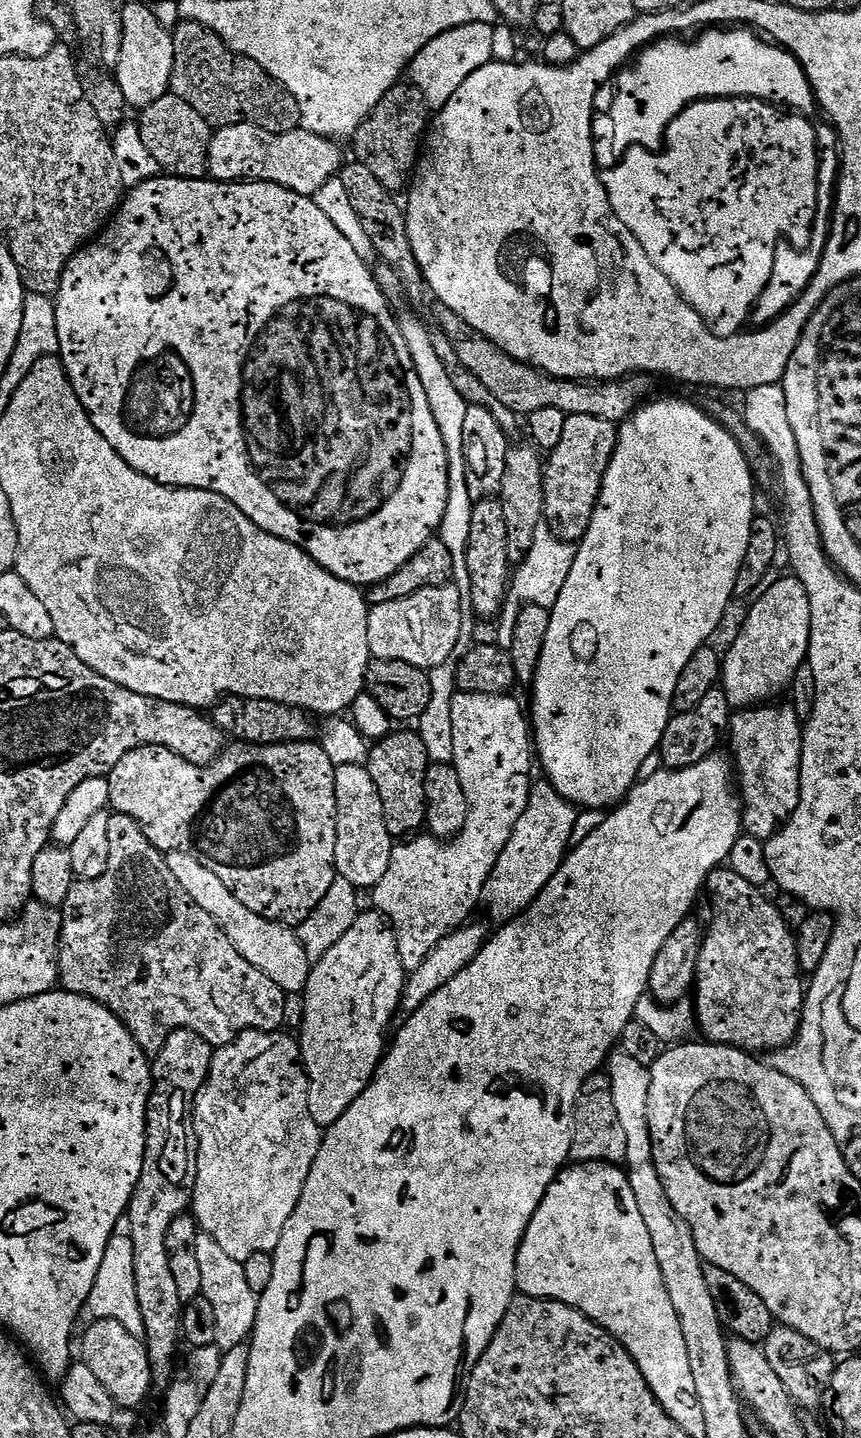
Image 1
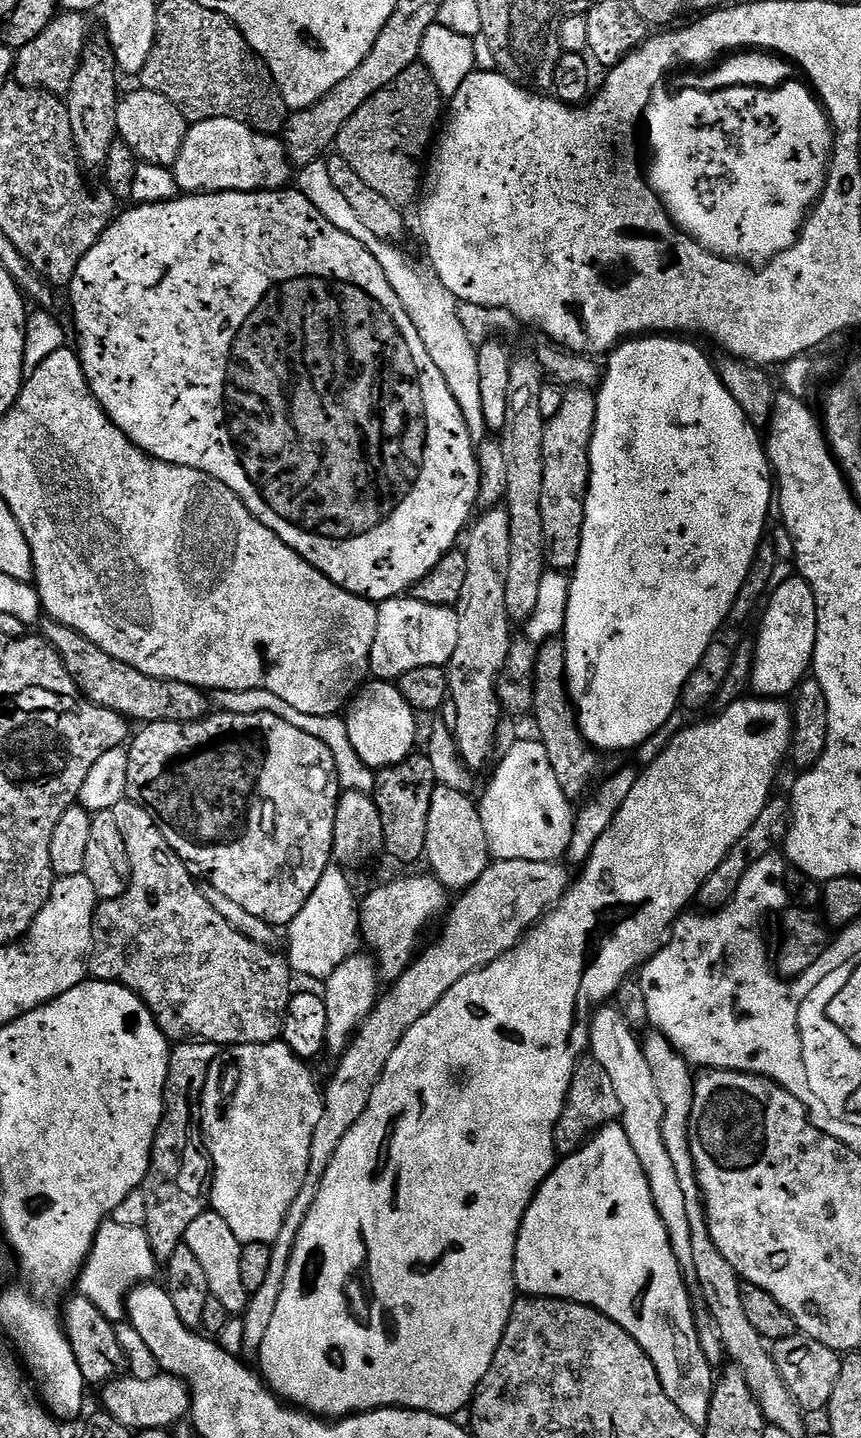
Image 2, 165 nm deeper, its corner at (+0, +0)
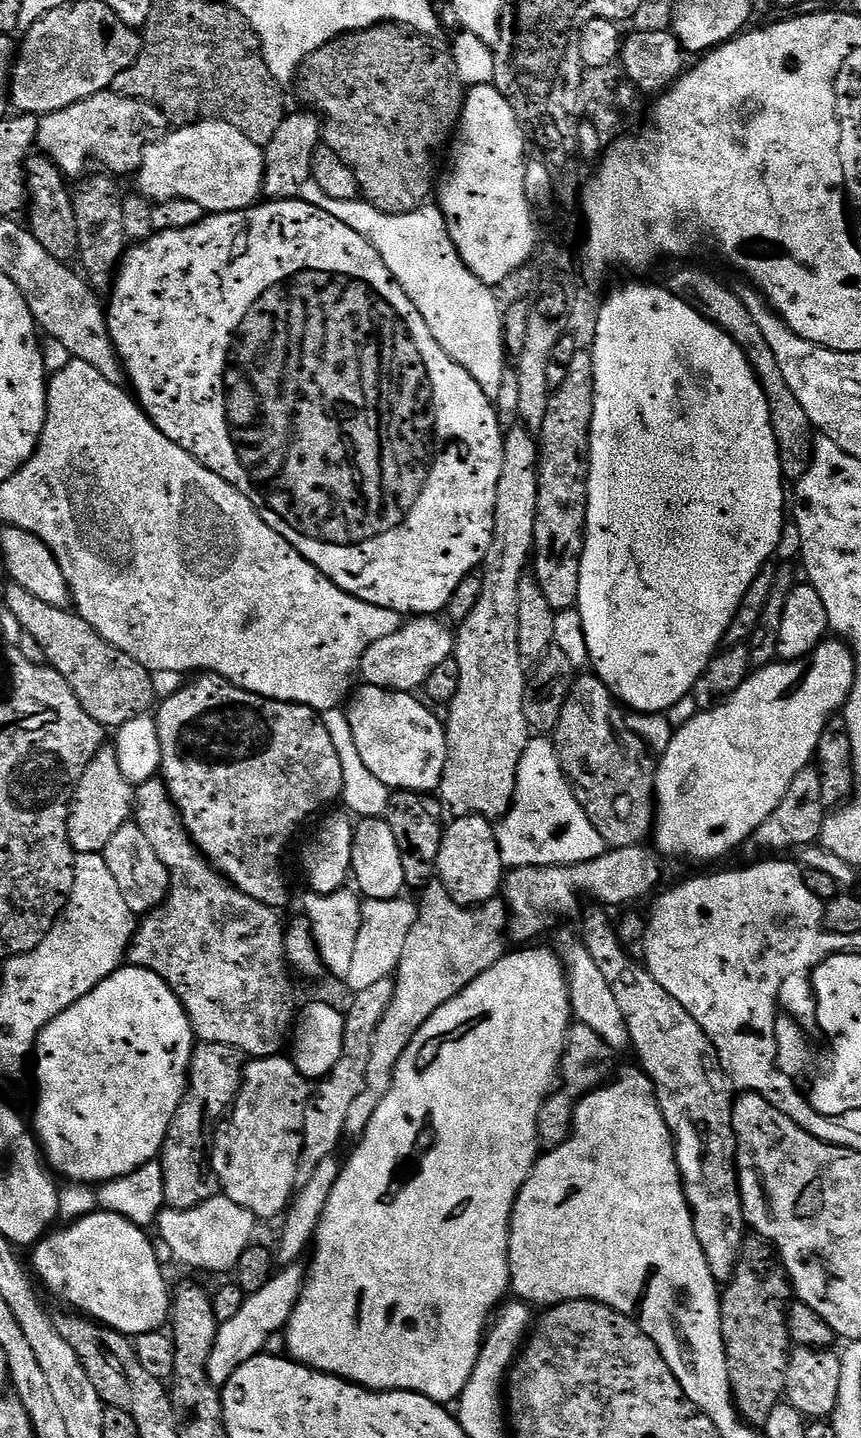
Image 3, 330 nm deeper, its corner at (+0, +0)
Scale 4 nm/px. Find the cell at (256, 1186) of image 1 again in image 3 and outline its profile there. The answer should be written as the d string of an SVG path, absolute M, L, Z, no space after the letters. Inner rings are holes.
M277 1054L274 1056L262 1056L252 1058L244 1064L244 1075L240 1086L240 1093L236 1096L236 1102L231 1109L232 1116L232 1149L228 1152L228 1164L224 1164L220 1168L220 1176L218 1172L218 1184L222 1189L223 1195L230 1198L230 1202L238 1202L238 1206L242 1206L246 1210L250 1210L255 1214L257 1221L272 1220L283 1217L287 1207L292 1202L294 1191L297 1189L296 1175L298 1174L298 1162L302 1154L302 1142L304 1141L304 1119L306 1118L306 1106L308 1105L308 1097L310 1095L310 1081L300 1073L292 1064L291 1059L287 1055Z

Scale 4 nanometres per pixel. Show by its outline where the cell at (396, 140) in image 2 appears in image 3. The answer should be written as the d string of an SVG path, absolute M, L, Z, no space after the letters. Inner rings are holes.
M397 23L376 24L373 28L363 28L360 32L345 32L344 35L326 42L314 54L304 59L299 72L296 73L294 89L304 100L312 100L311 107L322 117L322 140L344 165L354 174L356 184L360 187L360 196L367 203L374 205L378 211L391 216L413 212L415 208L423 208L429 203L428 195L433 195L434 185L438 180L438 168L436 172L436 159L440 151L445 151L446 145L453 139L454 133L460 122L460 109L464 107L466 88L456 77L455 62L447 51L439 52L431 39L425 39L407 27Z

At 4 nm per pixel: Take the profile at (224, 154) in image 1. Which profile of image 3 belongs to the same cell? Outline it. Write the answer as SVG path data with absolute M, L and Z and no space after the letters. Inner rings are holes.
M201 120L198 124L177 127L175 130L169 131L164 139L149 146L144 151L144 157L138 171L135 173L134 179L136 179L137 186L140 187L137 188L139 195L152 202L159 202L161 200L189 200L190 202L198 202L198 206L202 206L205 213L208 214L241 212L244 208L251 208L253 204L261 199L264 190L264 149L261 145L250 142L250 138L246 138L246 134L242 134L242 130L238 130L226 122L222 122L221 120Z

